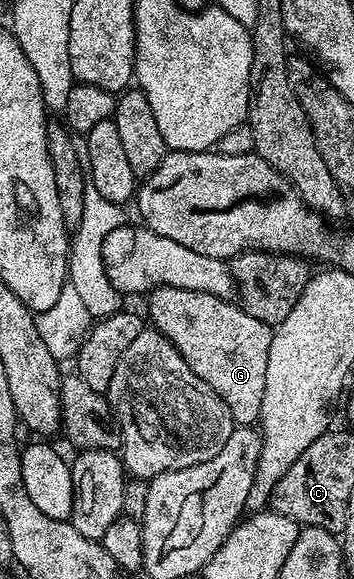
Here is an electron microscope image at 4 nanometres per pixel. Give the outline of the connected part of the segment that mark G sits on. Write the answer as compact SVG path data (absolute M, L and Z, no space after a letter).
M155 287L148 299L153 330L165 335L180 357L188 361L192 373L222 398L235 424L257 424L264 402L268 351L274 335L271 324L256 321L237 302L203 291Z

